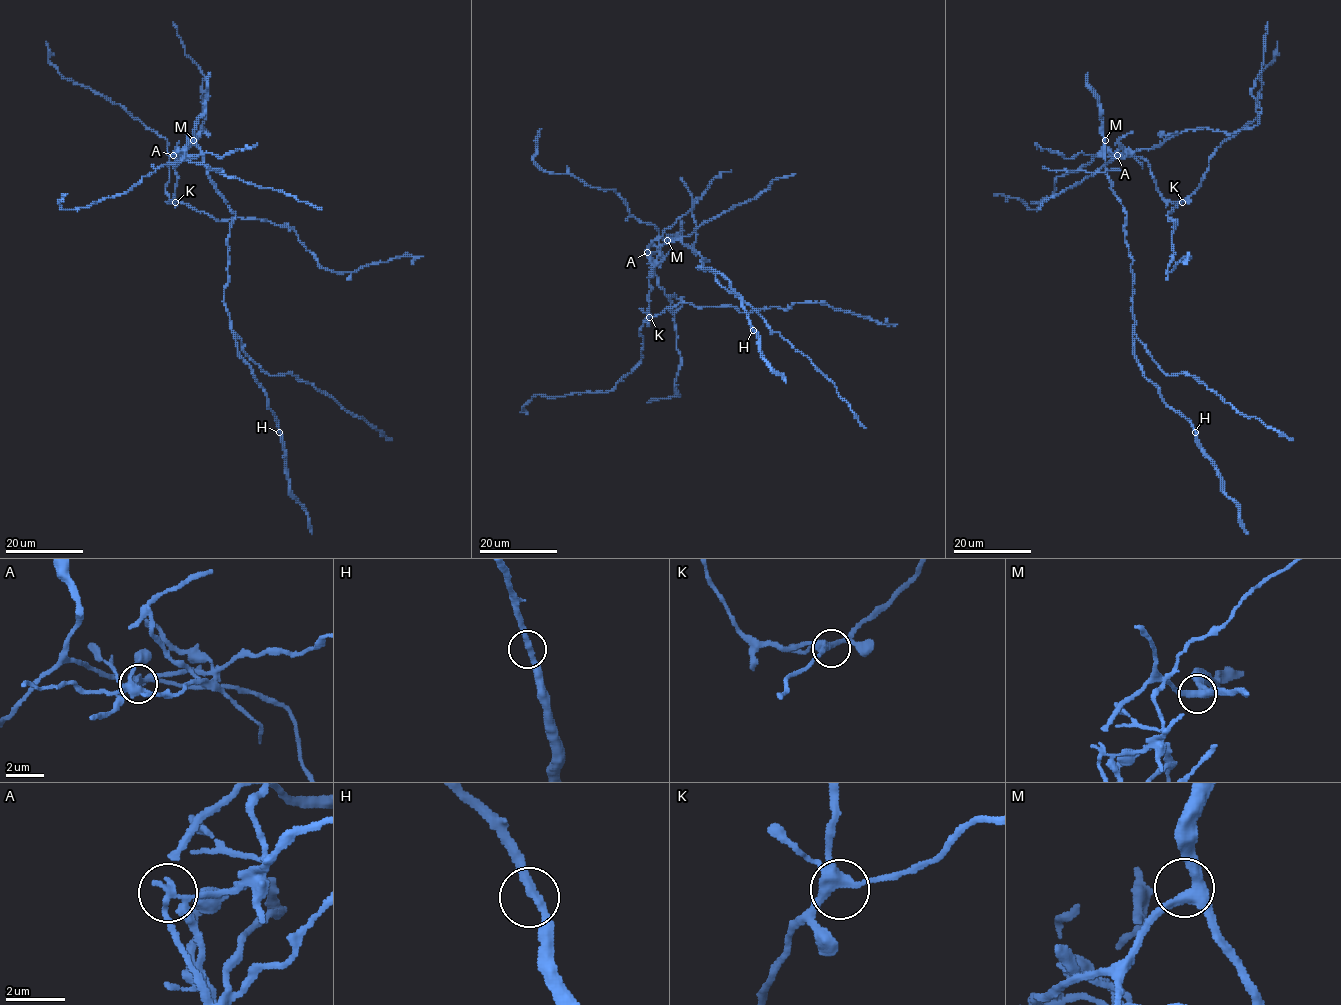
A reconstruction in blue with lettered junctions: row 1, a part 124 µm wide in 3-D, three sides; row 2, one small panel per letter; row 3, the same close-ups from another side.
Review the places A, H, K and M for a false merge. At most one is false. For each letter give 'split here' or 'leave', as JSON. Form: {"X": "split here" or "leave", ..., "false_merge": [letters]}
{"A": "split here", "H": "leave", "K": "leave", "M": "leave", "false_merge": ["A"]}

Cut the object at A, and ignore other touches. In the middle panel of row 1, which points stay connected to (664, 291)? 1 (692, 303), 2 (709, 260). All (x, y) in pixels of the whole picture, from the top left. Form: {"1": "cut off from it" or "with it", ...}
{"1": "cut off from it", "2": "cut off from it"}

